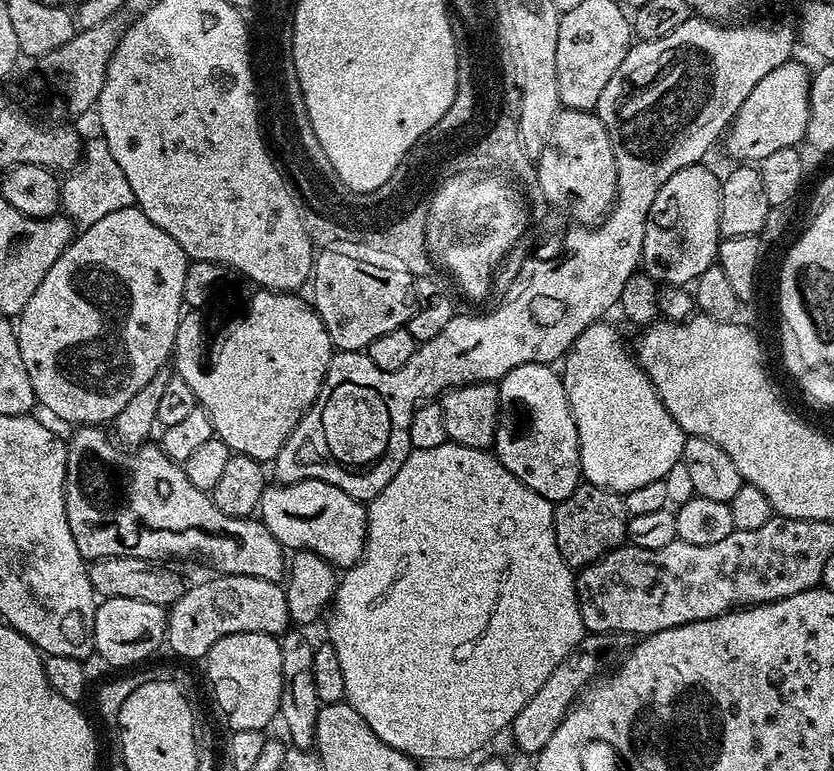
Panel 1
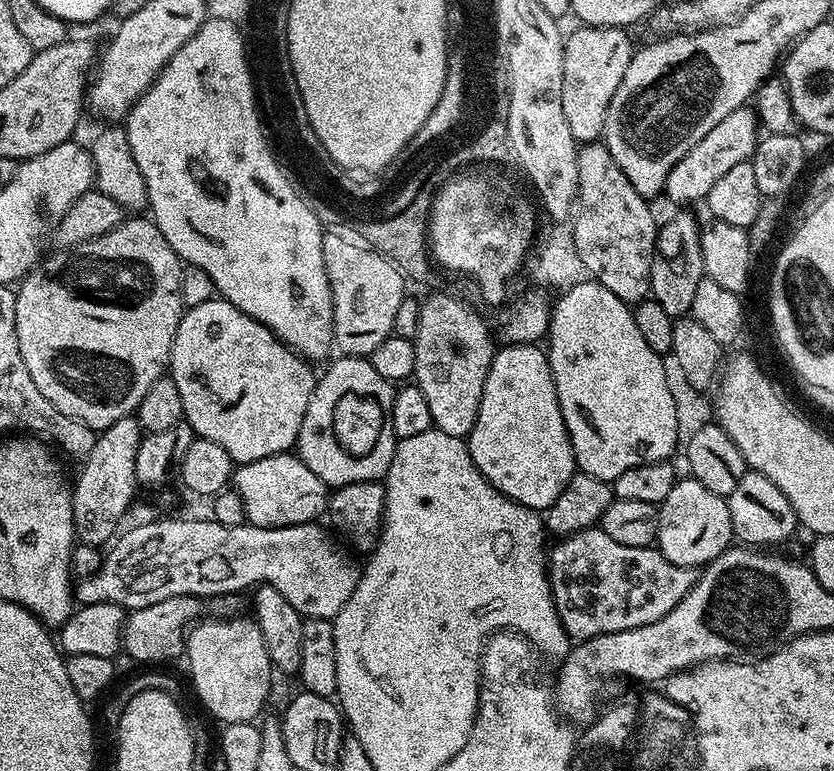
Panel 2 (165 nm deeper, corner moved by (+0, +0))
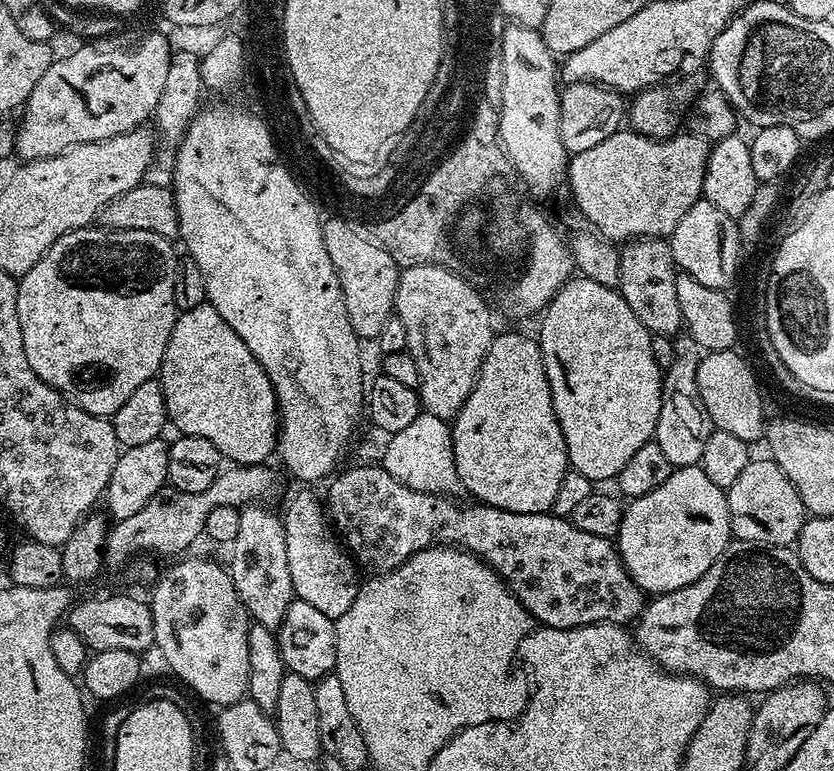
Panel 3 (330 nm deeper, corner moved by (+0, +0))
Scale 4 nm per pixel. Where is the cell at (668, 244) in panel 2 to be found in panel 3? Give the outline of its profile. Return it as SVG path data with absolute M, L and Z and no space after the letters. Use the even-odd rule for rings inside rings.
M686 330L681 331L673 339L672 345L674 346L674 362L662 372L662 406L658 410L654 439L658 446L662 446L662 451L666 454L667 460L671 462L673 469L678 469L691 464L699 465L702 454L706 451L706 442L710 439L710 434L714 429L710 414L706 414L706 405L702 402L702 394L698 394L698 366L700 365L702 349Z

